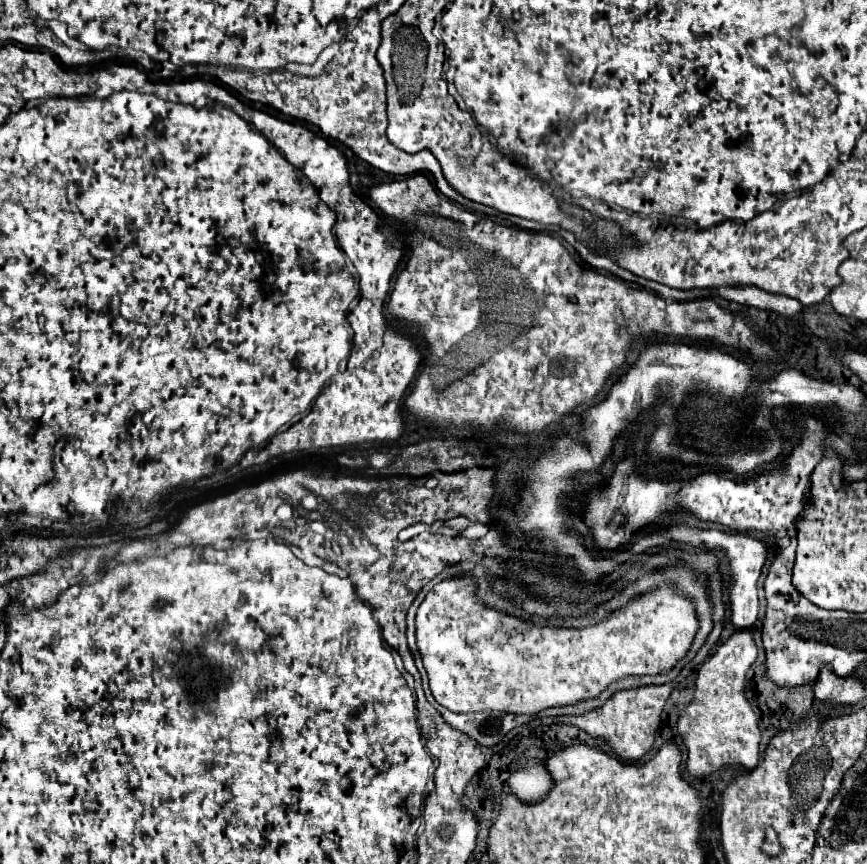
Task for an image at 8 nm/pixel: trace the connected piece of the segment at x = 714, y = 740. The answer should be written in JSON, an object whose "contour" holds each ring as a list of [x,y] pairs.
{"contour":[[[742,629],[734,633],[726,643],[718,647],[718,651],[702,663],[696,679],[696,693],[692,705],[688,705],[680,719],[678,719],[678,733],[682,735],[686,747],[688,747],[688,771],[696,777],[708,775],[714,769],[722,765],[742,765],[746,769],[754,769],[758,763],[758,743],[760,743],[760,731],[758,731],[758,717],[752,711],[748,699],[746,699],[746,671],[756,661],[758,649],[754,645],[754,637],[750,629]]]}

